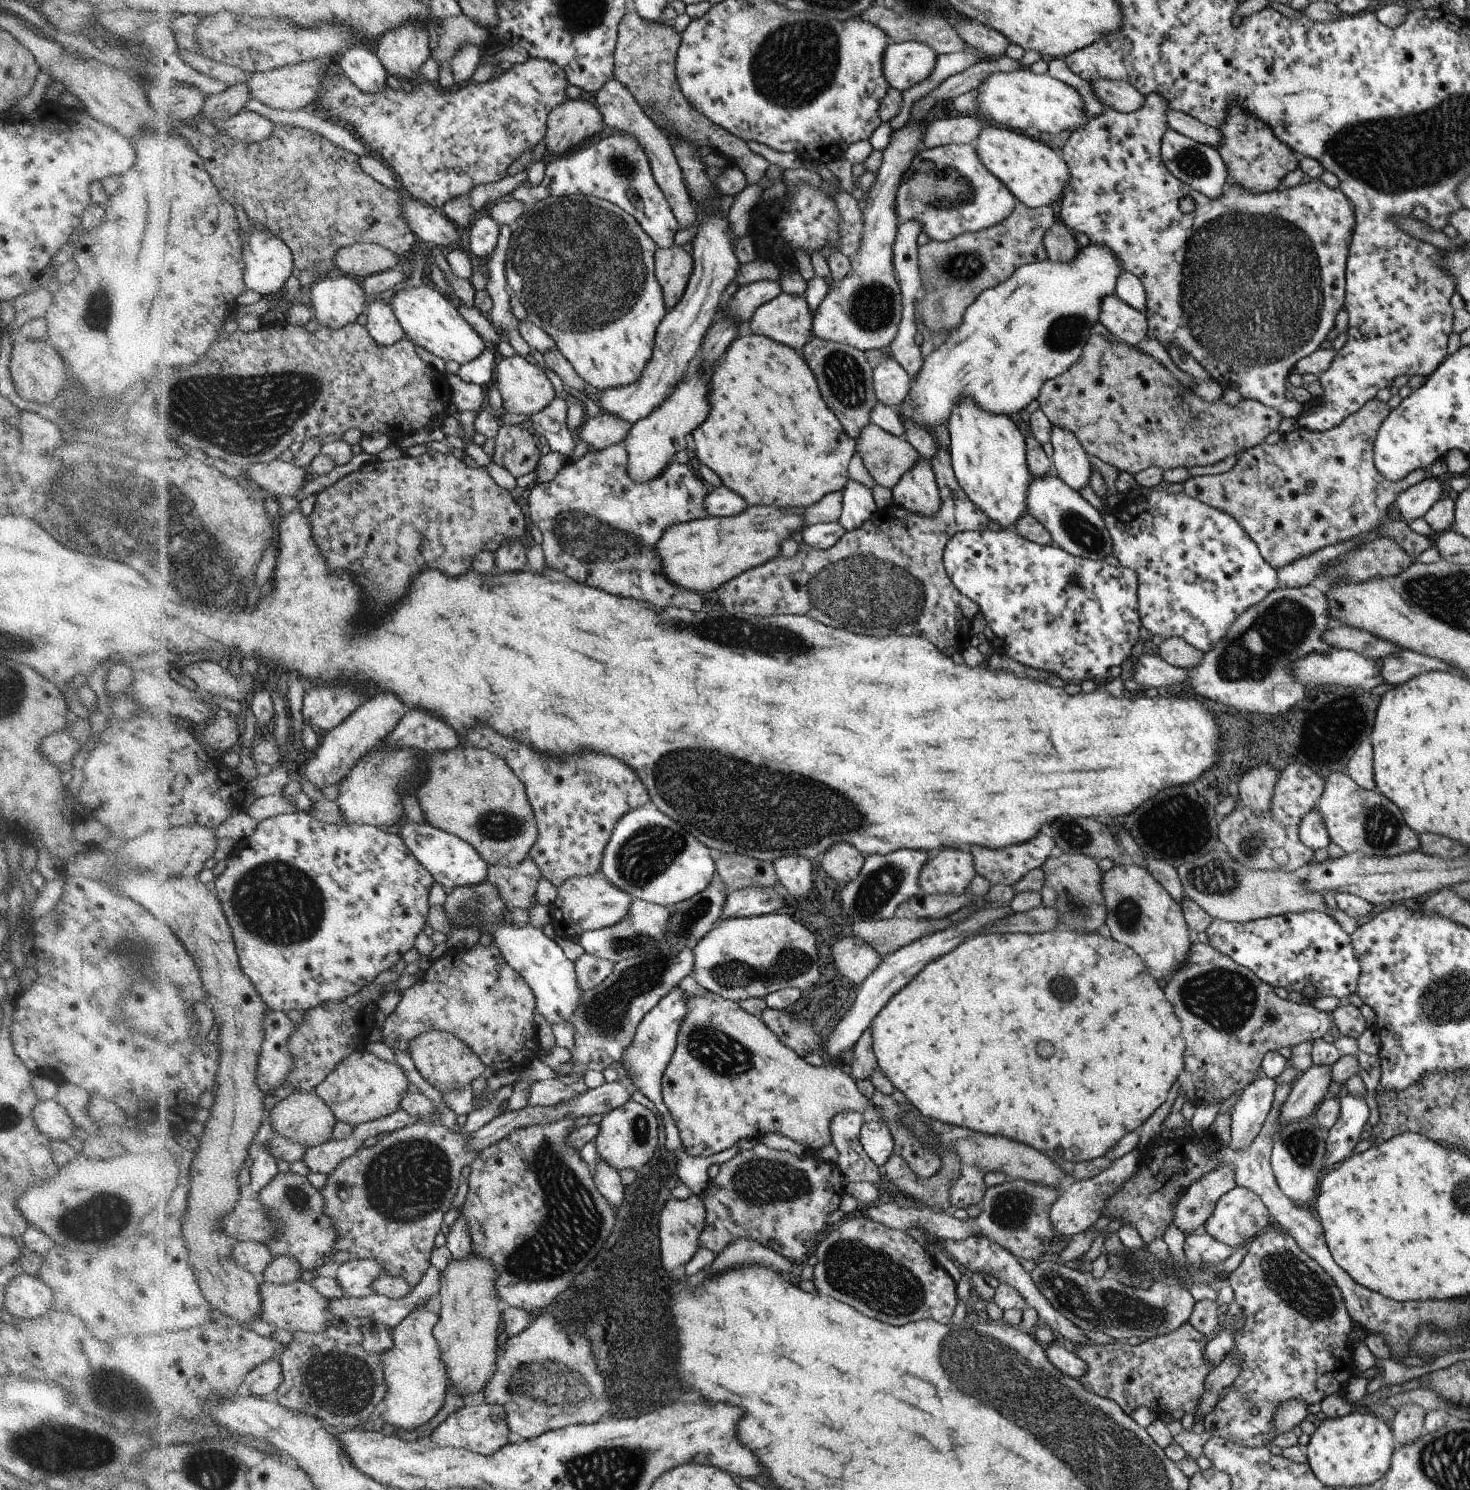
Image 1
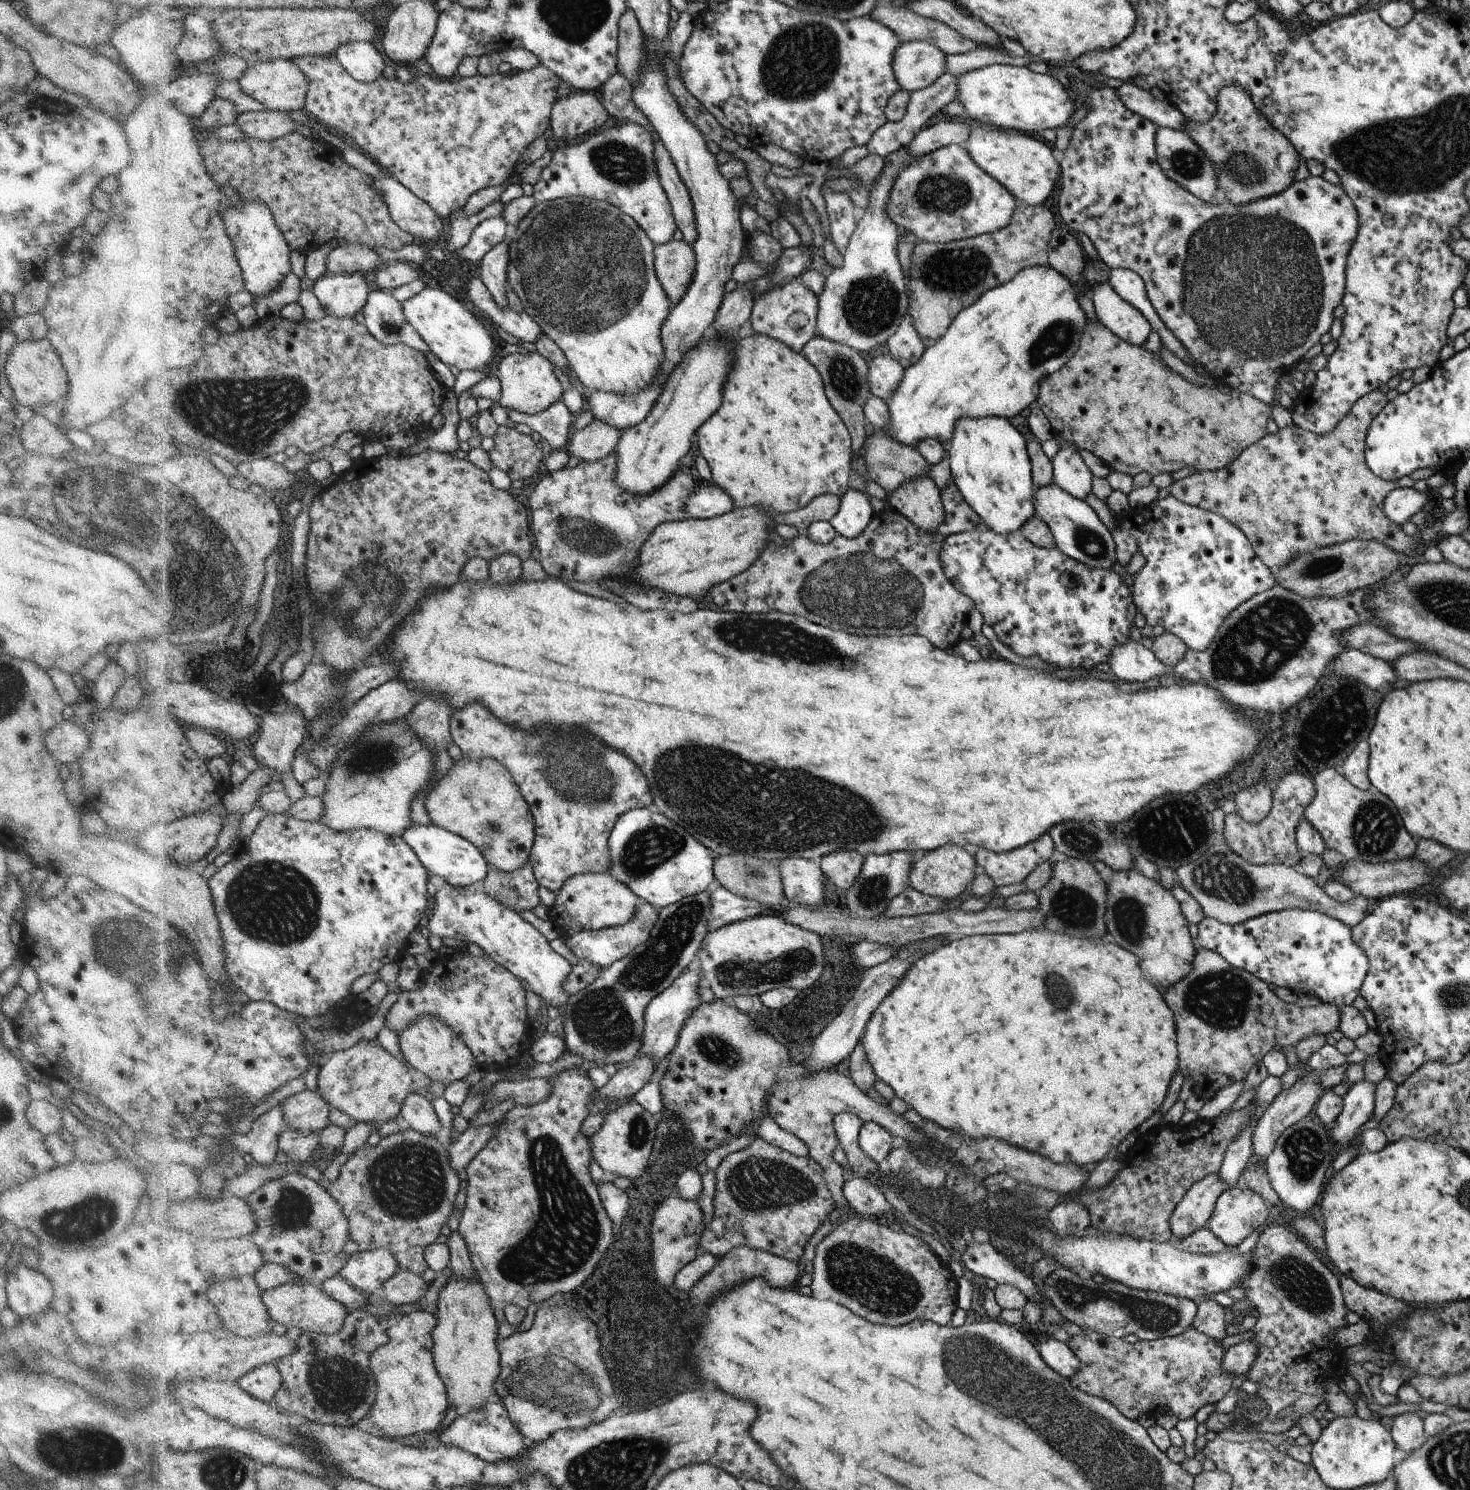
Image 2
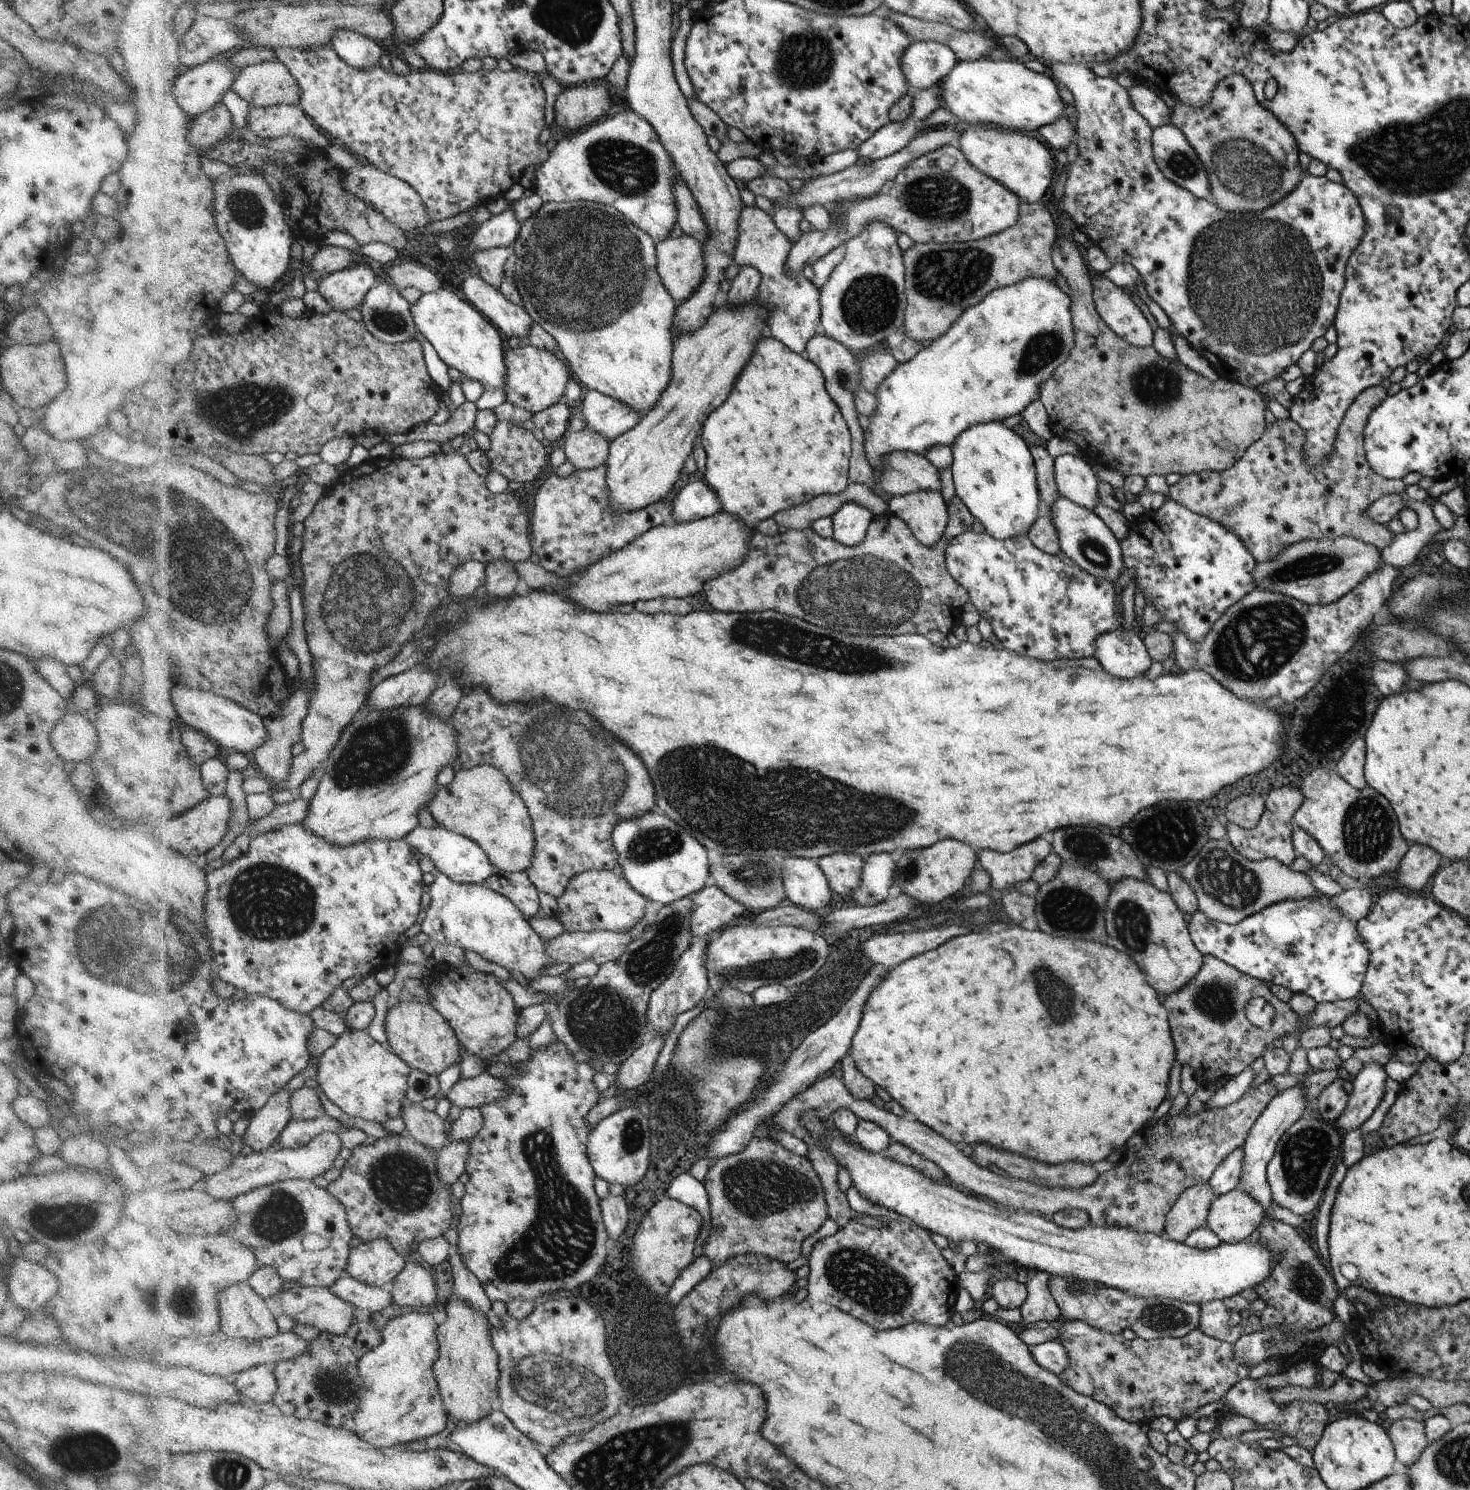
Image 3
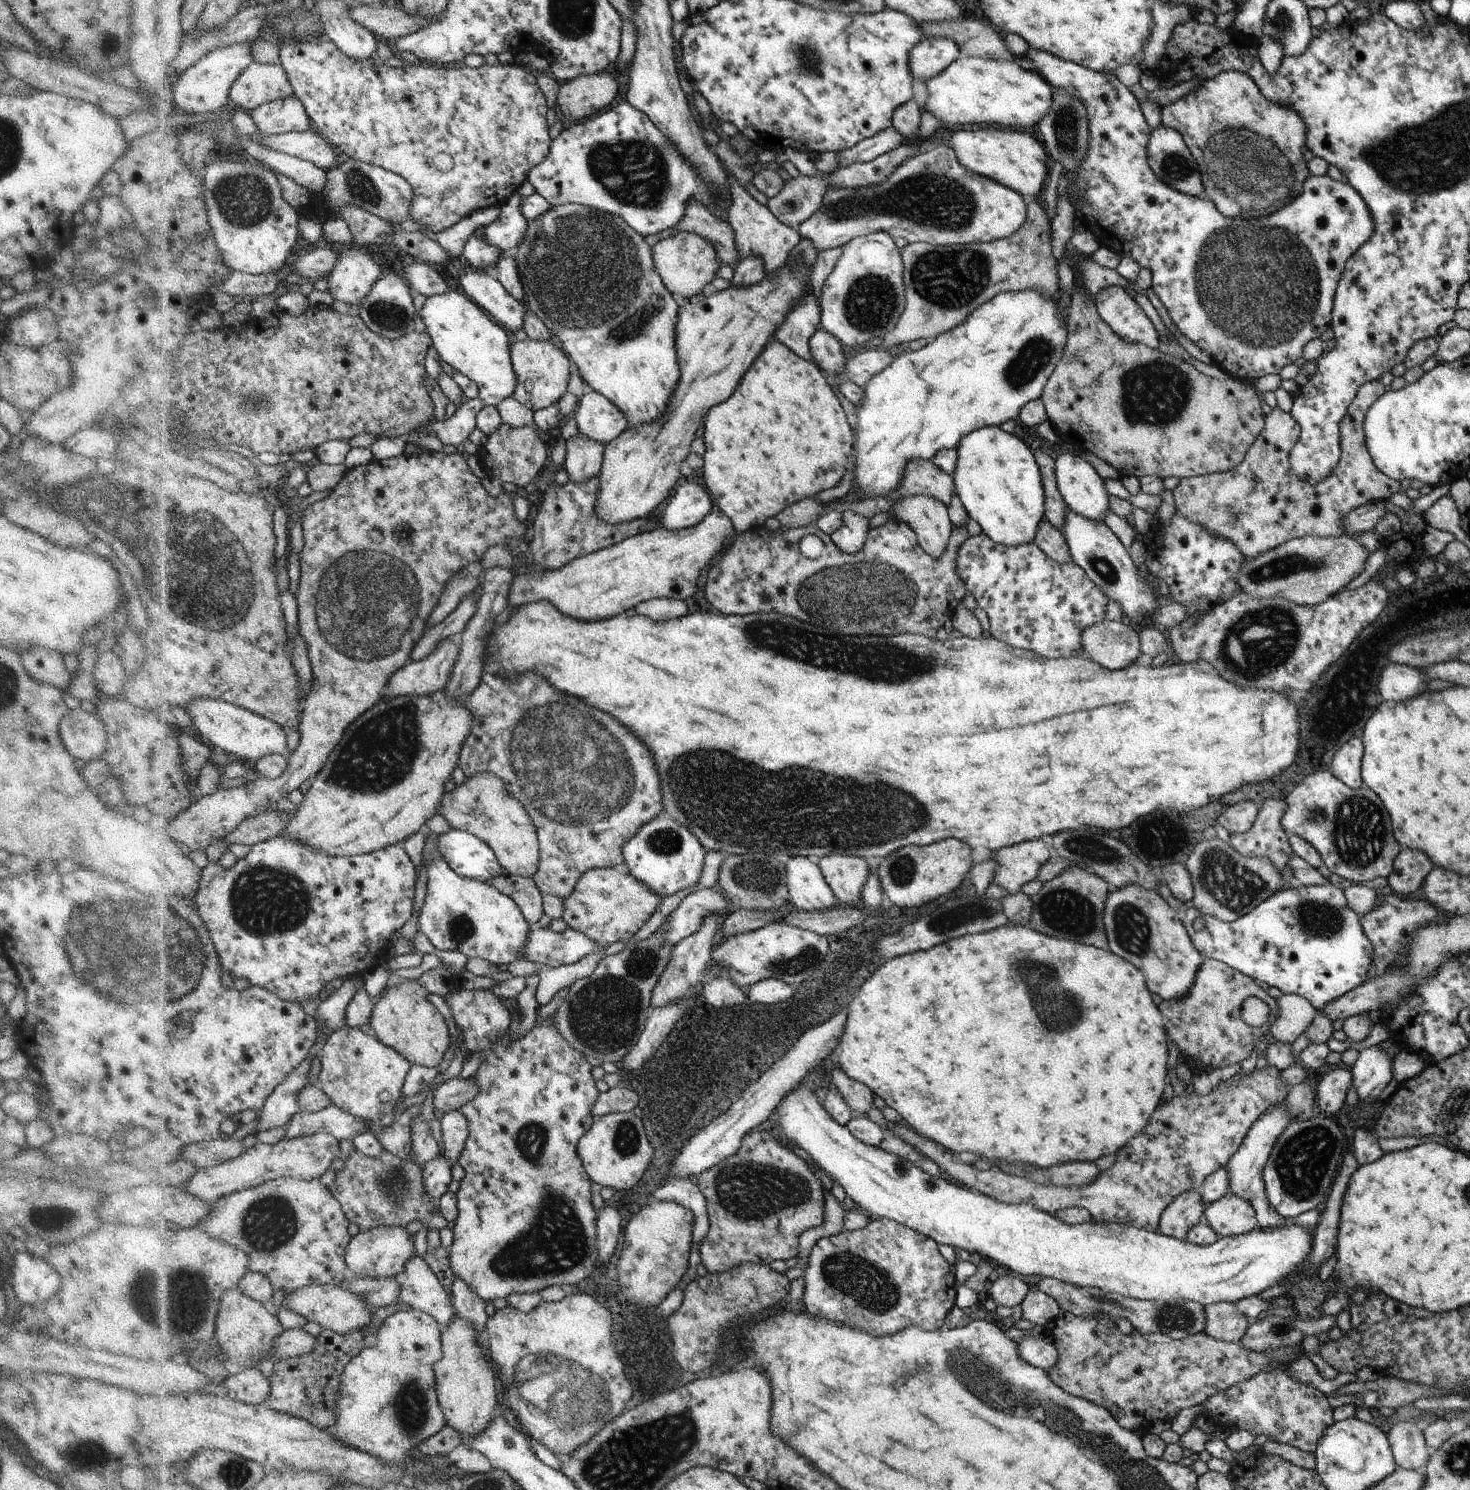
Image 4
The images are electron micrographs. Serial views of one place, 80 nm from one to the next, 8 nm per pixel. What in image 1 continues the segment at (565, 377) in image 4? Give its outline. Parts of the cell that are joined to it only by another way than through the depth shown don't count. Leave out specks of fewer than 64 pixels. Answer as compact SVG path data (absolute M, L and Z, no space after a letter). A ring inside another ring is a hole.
M518 354L497 360L494 385L499 389L503 406L507 412L521 415L524 418L536 415L556 399L556 392L543 368L533 358L521 357Z

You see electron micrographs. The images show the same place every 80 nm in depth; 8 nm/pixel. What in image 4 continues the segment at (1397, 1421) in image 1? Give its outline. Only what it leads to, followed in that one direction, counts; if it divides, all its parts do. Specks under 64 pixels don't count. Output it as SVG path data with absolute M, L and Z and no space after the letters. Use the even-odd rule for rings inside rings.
M1398 1421L1387 1435L1398 1467L1415 1471L1425 1468L1430 1450L1420 1425L1414 1421Z

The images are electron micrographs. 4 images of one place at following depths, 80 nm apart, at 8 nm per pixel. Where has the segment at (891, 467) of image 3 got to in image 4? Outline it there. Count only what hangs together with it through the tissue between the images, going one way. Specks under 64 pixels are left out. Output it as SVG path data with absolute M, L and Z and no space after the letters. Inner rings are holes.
M910 459L905 464L905 475L897 490L904 497L933 496L948 504L952 493L955 493L955 486L953 476L946 474L931 460Z

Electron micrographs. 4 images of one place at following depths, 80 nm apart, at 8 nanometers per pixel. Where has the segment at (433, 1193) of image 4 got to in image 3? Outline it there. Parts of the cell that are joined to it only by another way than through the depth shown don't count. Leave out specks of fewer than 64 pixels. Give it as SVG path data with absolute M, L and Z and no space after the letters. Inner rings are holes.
M450 1140L437 1154L437 1173L445 1185L454 1184L465 1172L466 1161L470 1156L470 1140Z

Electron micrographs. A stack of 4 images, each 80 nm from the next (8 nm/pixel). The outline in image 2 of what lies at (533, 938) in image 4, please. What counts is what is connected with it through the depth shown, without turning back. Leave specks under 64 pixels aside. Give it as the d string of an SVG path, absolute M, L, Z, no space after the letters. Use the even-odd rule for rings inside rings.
M642 901L637 906L634 916L626 924L600 930L580 931L576 935L564 938L564 942L578 956L576 960L588 959L607 968L629 955L637 946L643 945L650 938L651 931L657 926L658 920L659 912L654 909L654 905Z

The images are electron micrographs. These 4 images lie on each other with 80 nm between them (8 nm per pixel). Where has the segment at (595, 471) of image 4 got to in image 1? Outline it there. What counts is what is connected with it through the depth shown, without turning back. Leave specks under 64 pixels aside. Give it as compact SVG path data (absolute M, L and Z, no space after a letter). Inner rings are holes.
M600 412L598 416L588 419L584 422L580 432L576 435L577 442L587 442L591 446L590 451L599 451L622 442L631 429L631 422L620 418L618 415L609 412Z

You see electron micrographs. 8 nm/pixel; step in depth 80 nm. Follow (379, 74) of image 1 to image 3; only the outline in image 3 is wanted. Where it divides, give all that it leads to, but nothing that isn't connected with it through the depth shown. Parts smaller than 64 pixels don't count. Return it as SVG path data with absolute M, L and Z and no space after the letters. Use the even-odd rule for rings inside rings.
M350 29L339 31L332 45L351 67L359 71L375 69L384 58L384 48L378 42Z

